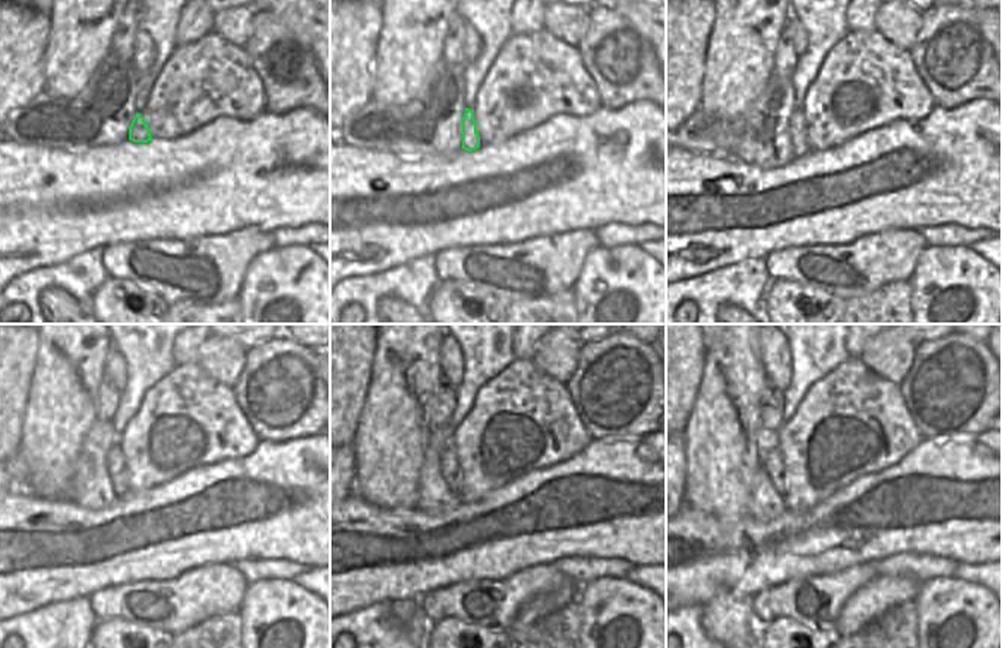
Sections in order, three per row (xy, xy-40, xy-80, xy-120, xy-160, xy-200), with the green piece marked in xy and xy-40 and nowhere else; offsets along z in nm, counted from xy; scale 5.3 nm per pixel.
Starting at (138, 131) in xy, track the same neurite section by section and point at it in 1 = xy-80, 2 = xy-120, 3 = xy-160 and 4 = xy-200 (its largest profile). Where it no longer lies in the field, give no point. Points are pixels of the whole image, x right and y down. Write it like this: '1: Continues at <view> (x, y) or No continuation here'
1: Continues at xy-80 (797, 125)
2: Continues at xy-120 (117, 470)
3: Continues at xy-160 (450, 467)
4: Continues at xy-200 (771, 461).

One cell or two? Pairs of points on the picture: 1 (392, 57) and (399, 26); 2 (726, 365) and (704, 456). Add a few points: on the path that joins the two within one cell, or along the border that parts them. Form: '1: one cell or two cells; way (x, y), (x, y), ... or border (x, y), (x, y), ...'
1: one cell; way (399, 50), (399, 33)
2: one cell; way (725, 387), (723, 434)

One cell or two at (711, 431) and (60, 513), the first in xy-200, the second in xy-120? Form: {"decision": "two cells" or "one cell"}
{"decision": "two cells"}

